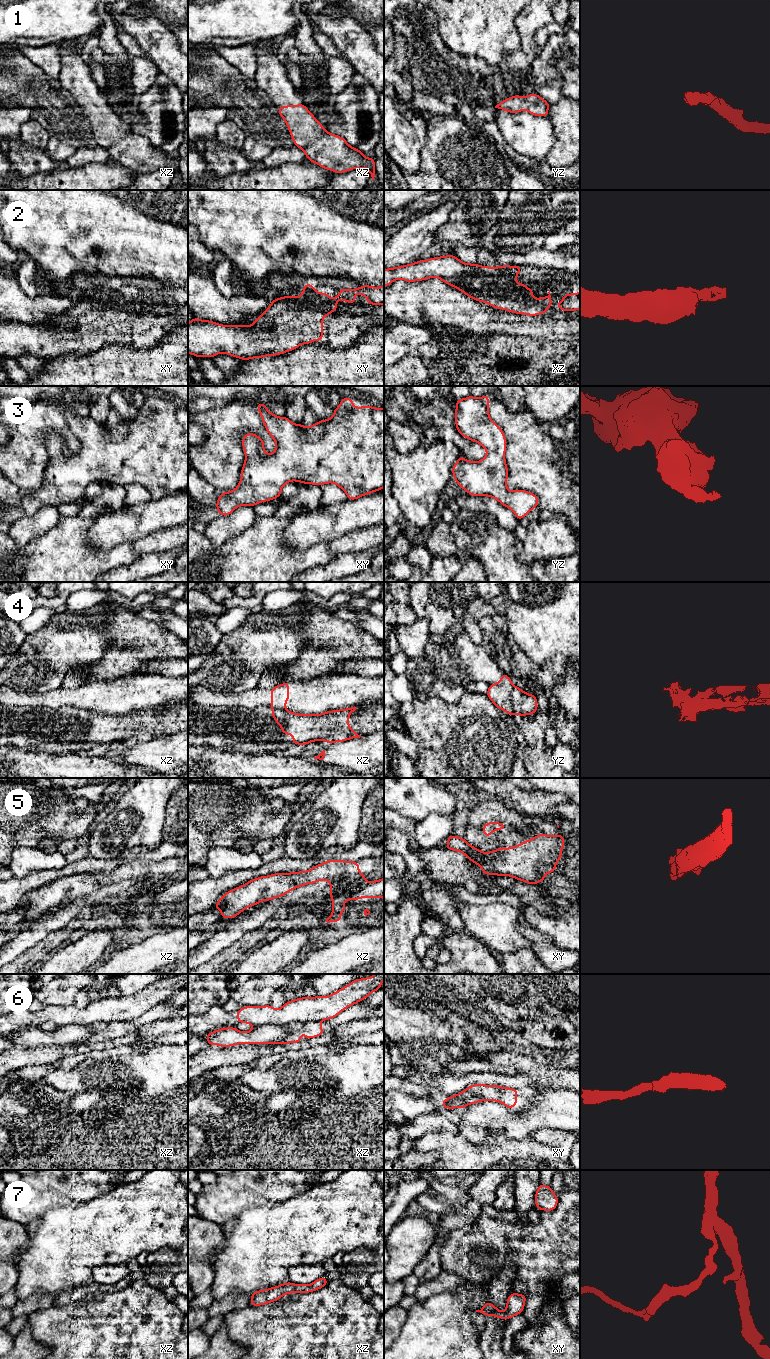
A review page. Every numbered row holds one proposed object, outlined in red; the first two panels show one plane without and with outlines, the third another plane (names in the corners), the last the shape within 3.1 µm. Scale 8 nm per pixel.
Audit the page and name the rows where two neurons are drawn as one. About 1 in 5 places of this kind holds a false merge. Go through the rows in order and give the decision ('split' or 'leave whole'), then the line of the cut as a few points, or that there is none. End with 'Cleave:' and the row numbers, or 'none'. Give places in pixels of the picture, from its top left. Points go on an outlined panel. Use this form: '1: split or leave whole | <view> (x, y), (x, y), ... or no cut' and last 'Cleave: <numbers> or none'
1: leave whole | no cut
2: leave whole | no cut
3: leave whole | no cut
4: split | yz (512, 687), (510, 702), (514, 714)
5: leave whole | no cut
6: split | xz (319, 1021), (289, 1022), (283, 1025), (256, 1025), (254, 1027)
7: leave whole | no cut
Cleave: 4, 6

